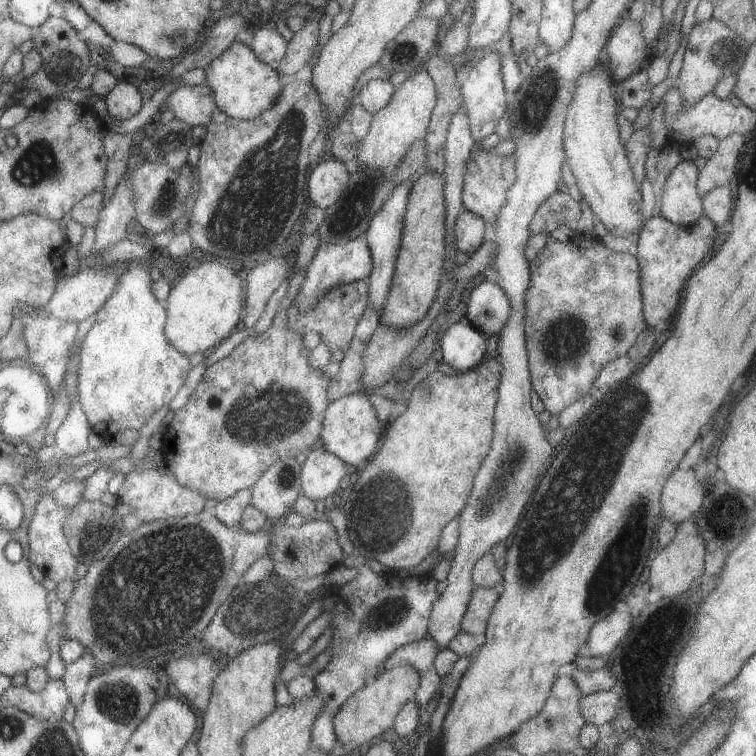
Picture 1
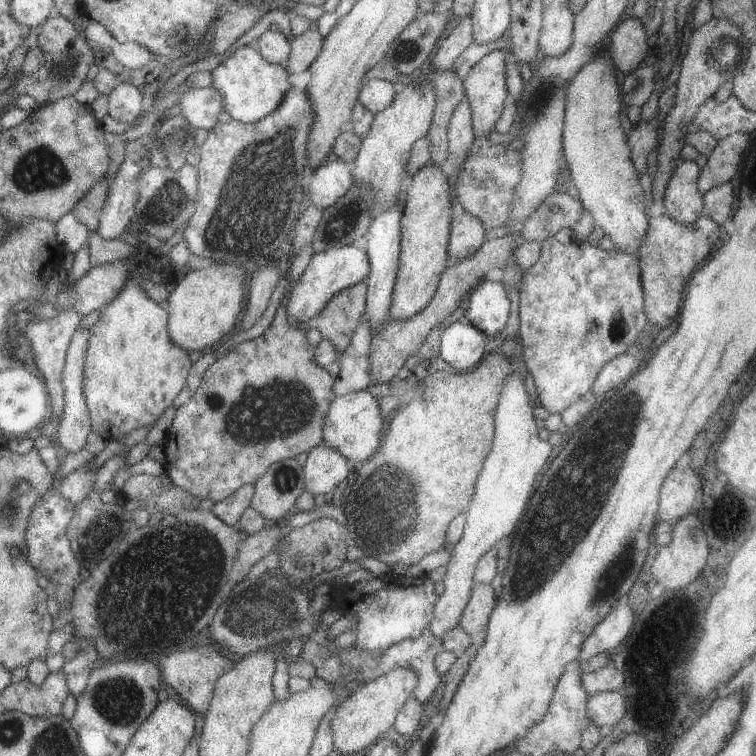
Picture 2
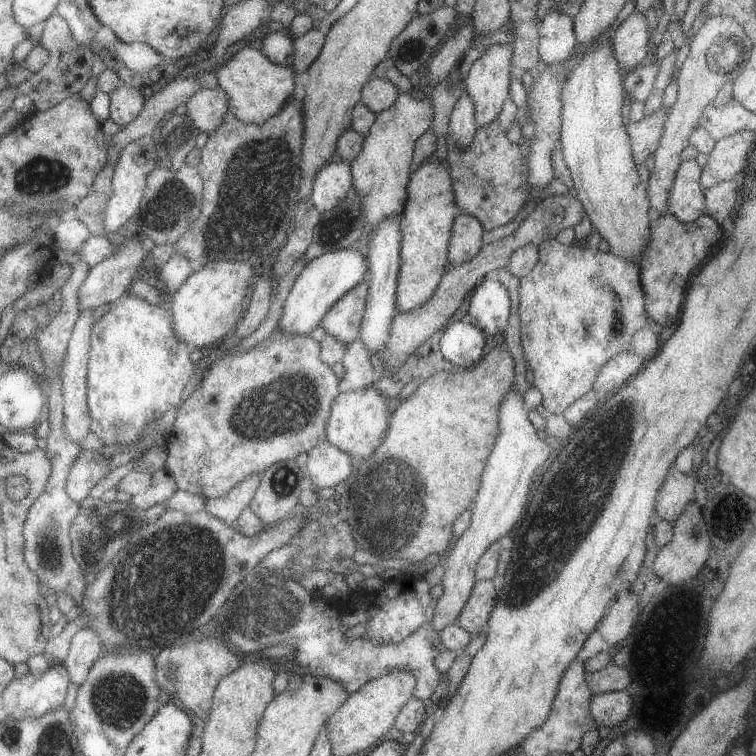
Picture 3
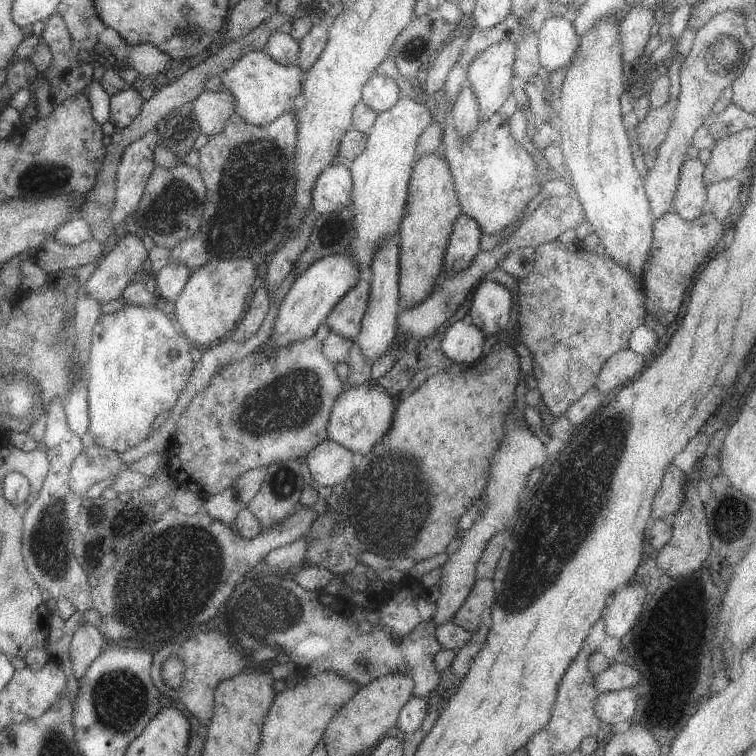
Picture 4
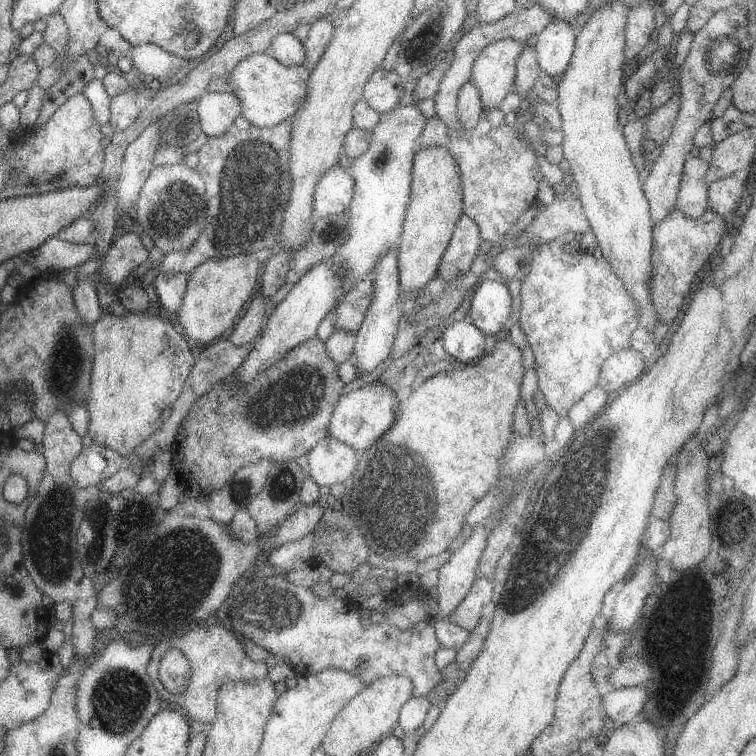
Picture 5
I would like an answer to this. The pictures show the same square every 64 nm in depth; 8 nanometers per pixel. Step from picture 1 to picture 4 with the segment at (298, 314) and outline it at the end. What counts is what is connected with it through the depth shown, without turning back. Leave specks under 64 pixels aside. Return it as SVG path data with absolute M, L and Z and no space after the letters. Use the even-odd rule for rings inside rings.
M363 276L357 280L357 284L345 292L345 296L333 306L333 310L327 314L323 324L331 330L331 334L339 334L343 338L355 340L361 330L361 320L365 316L367 304L369 304L369 278Z

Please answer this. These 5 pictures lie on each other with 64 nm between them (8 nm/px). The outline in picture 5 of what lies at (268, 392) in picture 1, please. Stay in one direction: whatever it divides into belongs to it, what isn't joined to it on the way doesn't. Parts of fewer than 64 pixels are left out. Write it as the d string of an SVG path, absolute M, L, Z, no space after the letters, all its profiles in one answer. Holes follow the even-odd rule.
M311 338L299 346L295 346L291 352L287 352L277 364L267 368L263 374L259 374L249 386L239 386L235 382L235 372L215 388L211 388L207 394L197 398L191 404L191 410L187 418L183 420L185 428L185 442L183 442L183 462L181 462L181 478L183 480L197 480L197 488L205 496L211 492L217 492L223 484L227 484L233 474L257 460L271 460L277 462L291 462L295 458L307 456L309 450L313 450L325 436L329 428L331 414L335 410L337 400L341 398L341 388L345 386L337 376L337 364L327 356L325 344L319 338Z

